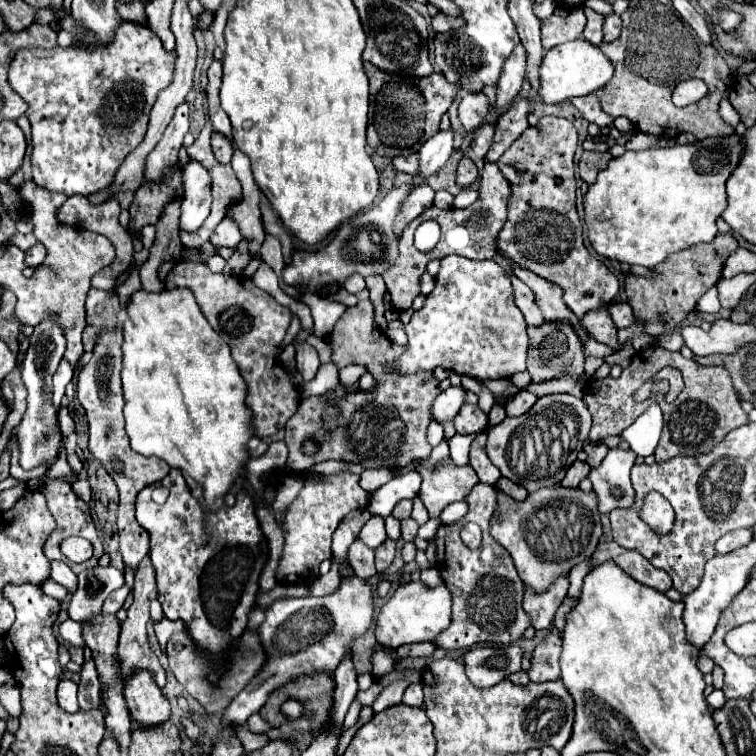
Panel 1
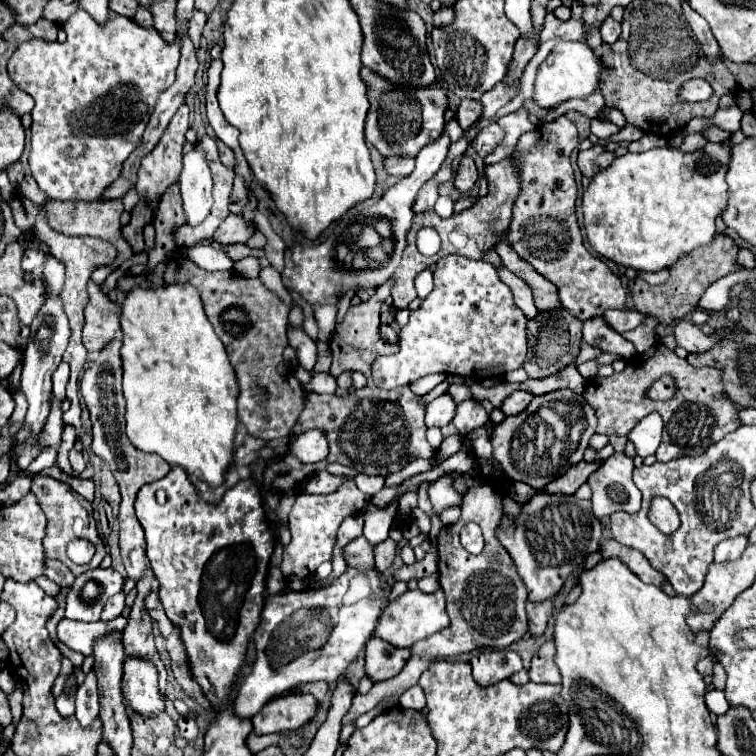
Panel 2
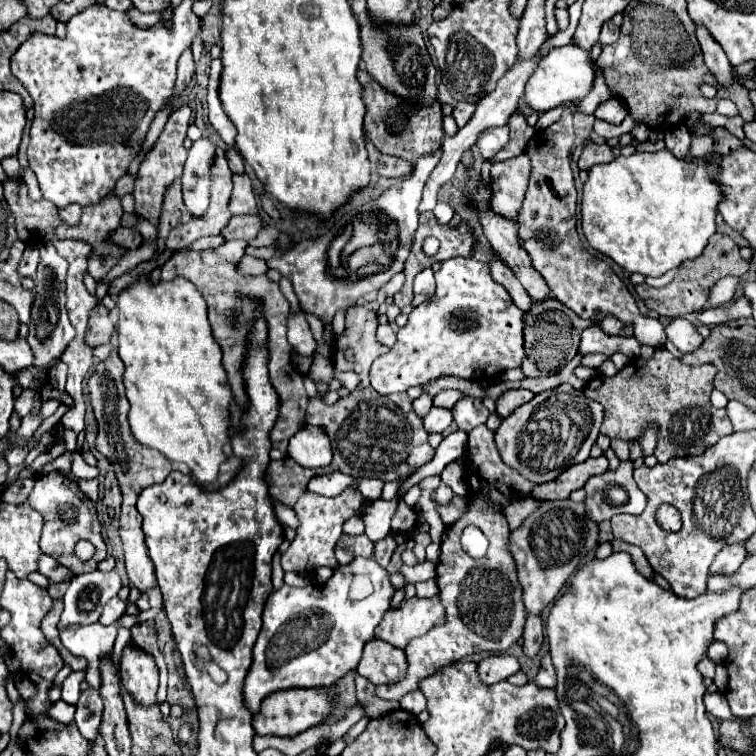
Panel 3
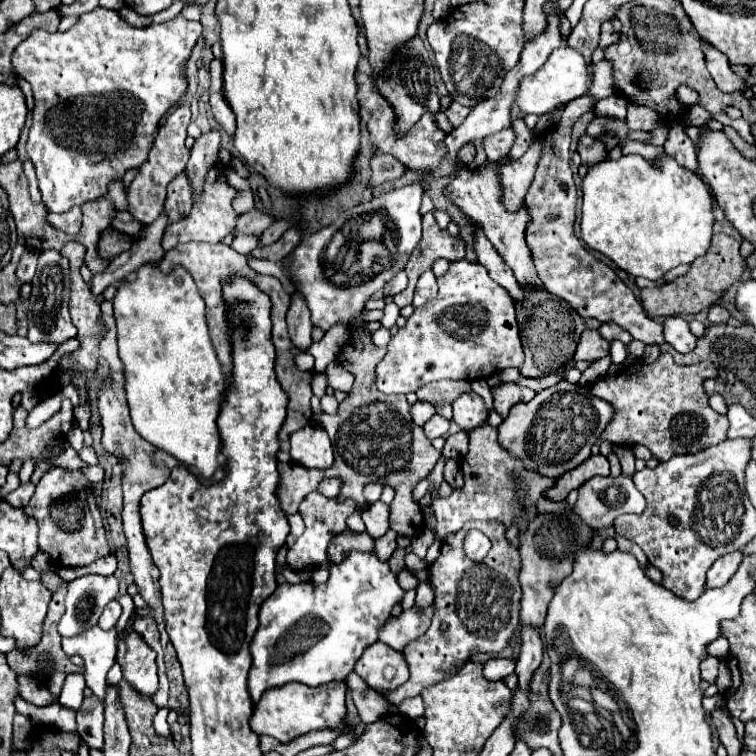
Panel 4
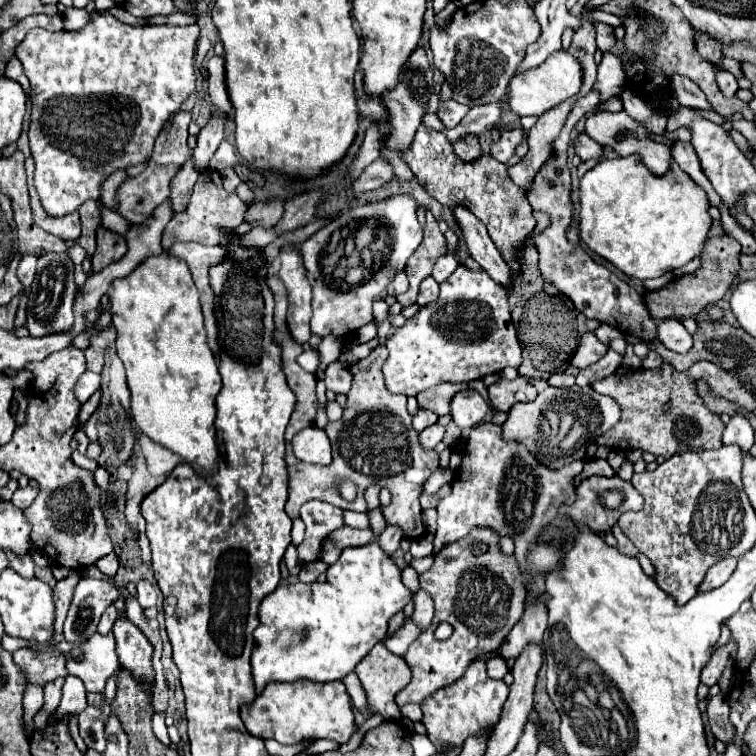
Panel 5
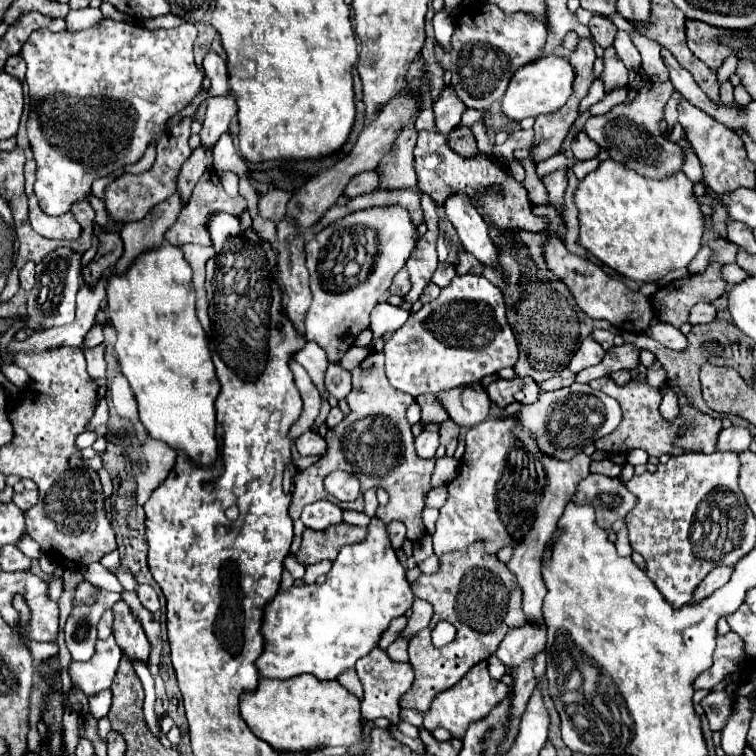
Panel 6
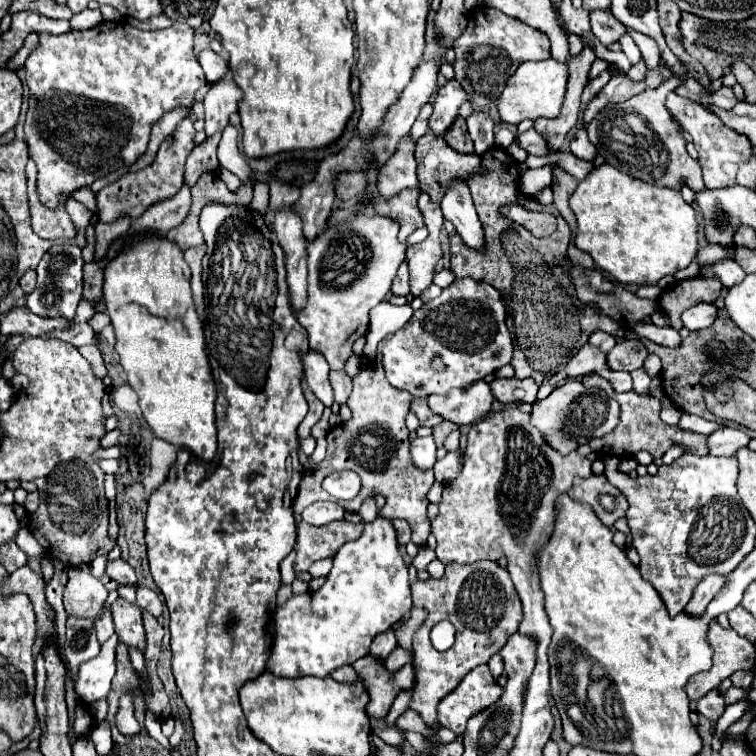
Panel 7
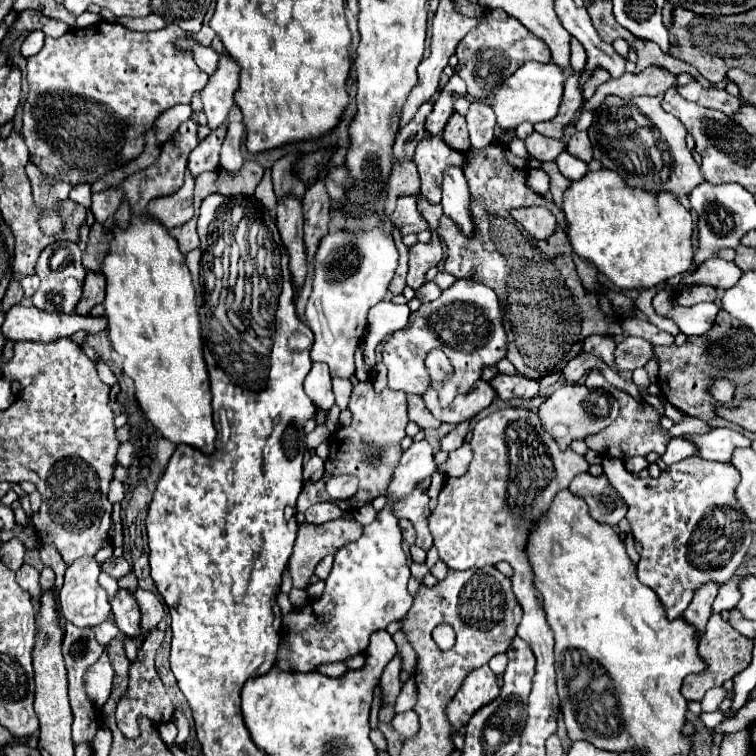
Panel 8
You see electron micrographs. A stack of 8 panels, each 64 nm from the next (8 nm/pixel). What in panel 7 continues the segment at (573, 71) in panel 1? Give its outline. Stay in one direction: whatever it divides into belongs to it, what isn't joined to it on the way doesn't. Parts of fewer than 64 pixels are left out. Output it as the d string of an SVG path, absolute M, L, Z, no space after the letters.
M554 58L542 62L524 62L508 78L504 92L498 98L498 114L506 124L520 124L522 120L538 120L538 118L556 118L560 114L560 106L564 102L566 92L568 66L556 62Z

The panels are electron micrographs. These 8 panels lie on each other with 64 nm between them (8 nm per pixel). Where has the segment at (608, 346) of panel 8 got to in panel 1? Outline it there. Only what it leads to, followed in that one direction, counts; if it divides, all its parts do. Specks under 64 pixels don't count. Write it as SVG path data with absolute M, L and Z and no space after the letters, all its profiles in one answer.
M612 304L612 308L608 308L616 328L628 328L632 324L636 324L636 318L634 318L634 312L628 304Z

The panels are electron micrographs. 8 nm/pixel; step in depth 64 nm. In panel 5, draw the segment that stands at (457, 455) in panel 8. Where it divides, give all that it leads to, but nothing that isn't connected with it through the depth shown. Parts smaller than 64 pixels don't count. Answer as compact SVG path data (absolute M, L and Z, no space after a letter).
M446 466L446 468L438 468L438 470L426 480L424 494L434 494L434 492L438 492L444 484L452 482L454 476L456 476L456 472L454 472L450 466Z

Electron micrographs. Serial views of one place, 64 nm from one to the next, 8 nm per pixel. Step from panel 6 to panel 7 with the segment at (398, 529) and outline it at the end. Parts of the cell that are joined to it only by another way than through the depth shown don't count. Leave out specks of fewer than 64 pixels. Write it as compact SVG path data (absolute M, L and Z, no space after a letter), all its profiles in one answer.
M392 520L396 532L398 532L398 542L402 546L406 546L410 540L412 540L412 530L410 530L410 524L406 520Z

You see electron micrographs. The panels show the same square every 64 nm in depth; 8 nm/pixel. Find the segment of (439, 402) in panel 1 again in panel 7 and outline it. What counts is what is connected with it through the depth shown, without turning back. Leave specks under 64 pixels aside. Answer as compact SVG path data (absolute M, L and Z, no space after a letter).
M432 436L416 438L410 446L410 456L412 456L412 462L416 464L416 468L434 468L434 462L436 462L434 438Z

